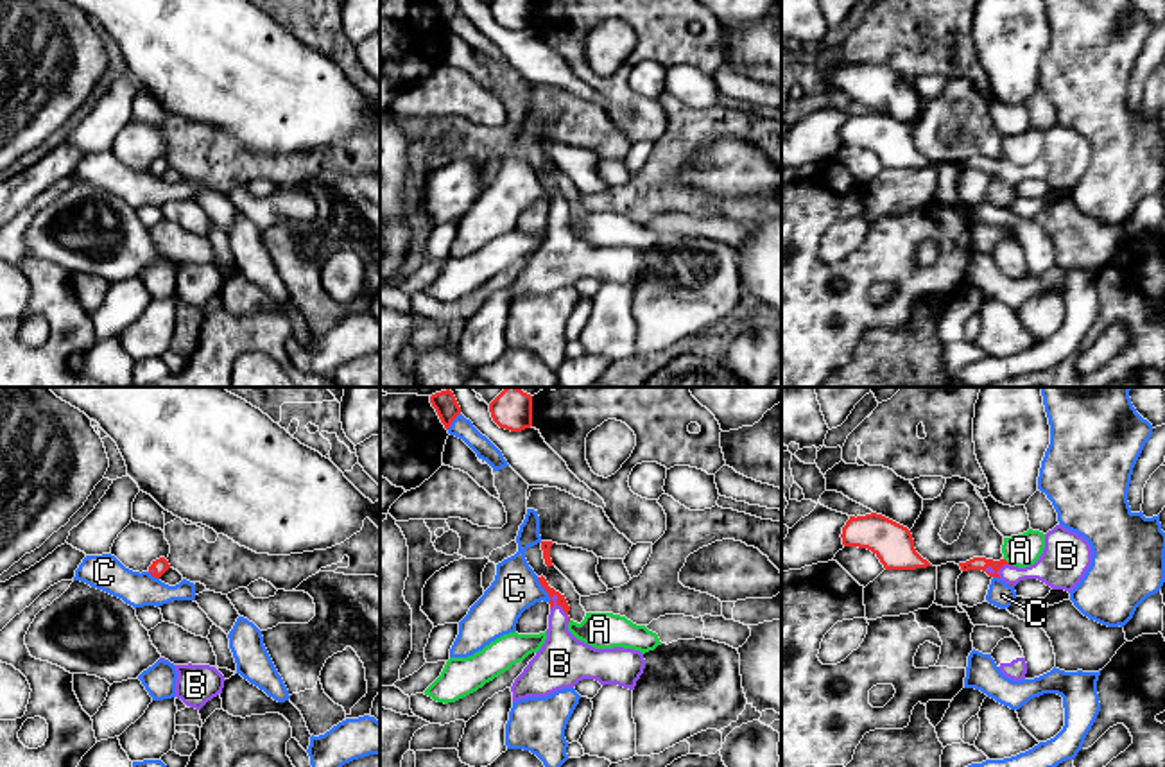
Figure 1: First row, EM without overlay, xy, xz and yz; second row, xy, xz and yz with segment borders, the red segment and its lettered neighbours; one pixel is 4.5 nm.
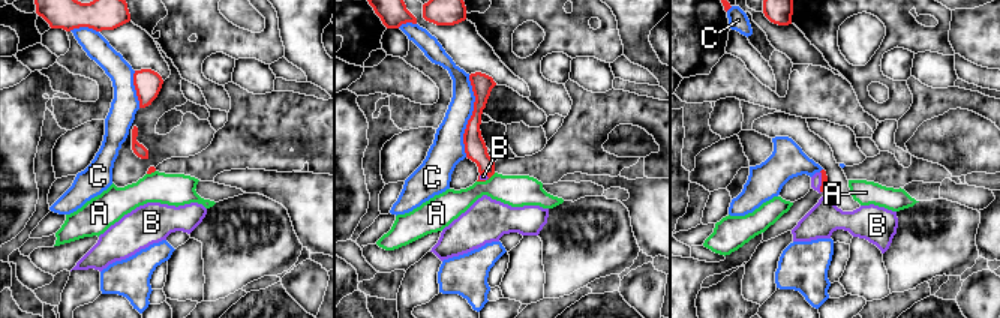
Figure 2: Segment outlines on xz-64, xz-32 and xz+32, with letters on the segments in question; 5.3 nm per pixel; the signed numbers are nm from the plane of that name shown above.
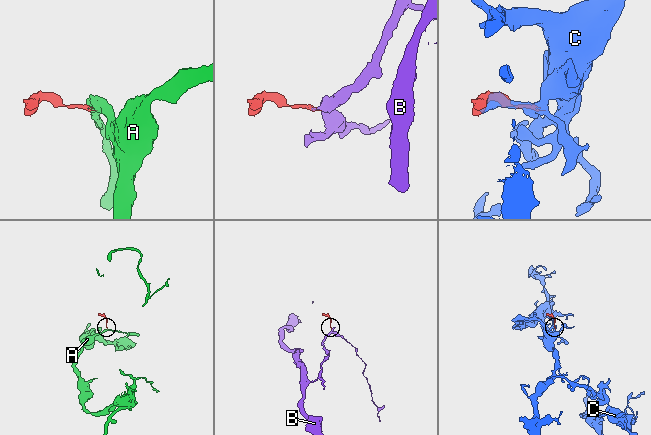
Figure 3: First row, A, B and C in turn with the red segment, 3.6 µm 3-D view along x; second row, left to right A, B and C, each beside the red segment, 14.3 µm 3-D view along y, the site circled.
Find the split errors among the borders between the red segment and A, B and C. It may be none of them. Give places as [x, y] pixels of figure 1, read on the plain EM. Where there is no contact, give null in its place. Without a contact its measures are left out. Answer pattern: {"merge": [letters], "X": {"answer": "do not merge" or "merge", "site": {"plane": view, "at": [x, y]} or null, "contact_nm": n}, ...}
{"merge": ["B"], "A": {"answer": "do not merge", "site": {"plane": "yz", "at": [1008, 162]}, "contact_nm": 60}, "B": {"answer": "merge", "site": {"plane": "xz", "at": [561, 205]}, "contact_nm": 140}, "C": {"answer": "do not merge", "site": {"plane": "xz", "at": [545, 189]}, "contact_nm": 130}}

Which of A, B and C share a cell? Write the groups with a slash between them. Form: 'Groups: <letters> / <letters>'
Groups: A / B / C

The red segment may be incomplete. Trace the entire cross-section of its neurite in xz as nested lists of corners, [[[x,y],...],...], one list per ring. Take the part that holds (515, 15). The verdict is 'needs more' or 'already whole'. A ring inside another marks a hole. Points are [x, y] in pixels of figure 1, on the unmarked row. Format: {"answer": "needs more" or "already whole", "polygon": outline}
{"answer": "already whole", "polygon": [[[491,0],[489,11],[500,27],[522,30],[532,25],[532,0]]]}

